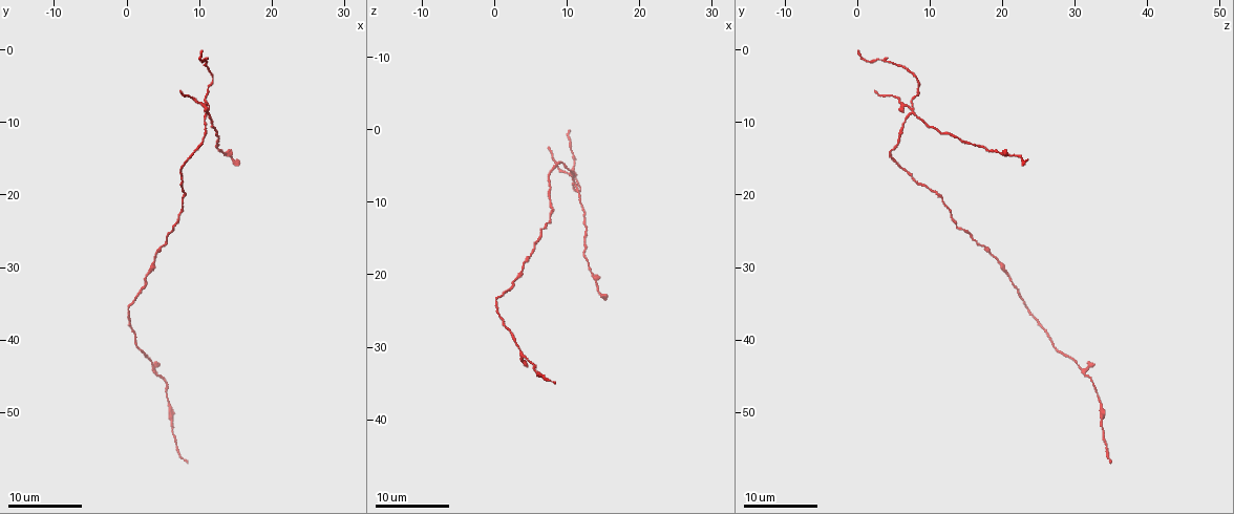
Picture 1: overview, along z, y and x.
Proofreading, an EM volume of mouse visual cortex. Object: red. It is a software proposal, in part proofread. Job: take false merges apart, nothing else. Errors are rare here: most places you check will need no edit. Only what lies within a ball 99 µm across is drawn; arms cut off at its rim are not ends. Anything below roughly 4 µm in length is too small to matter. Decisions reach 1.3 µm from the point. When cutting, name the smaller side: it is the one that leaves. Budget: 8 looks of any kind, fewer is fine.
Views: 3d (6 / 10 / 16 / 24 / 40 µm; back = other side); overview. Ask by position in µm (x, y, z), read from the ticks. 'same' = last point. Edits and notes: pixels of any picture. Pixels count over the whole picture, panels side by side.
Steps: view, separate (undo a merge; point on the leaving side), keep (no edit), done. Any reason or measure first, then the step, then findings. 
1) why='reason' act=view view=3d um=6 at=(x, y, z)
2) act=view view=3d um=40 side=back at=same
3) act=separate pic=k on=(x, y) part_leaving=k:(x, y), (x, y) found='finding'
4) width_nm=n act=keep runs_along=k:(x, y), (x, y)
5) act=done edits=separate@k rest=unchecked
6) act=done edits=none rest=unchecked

why='thin neck' act=view view=3d um=10 at=(7.5, 19.0, 9.5)

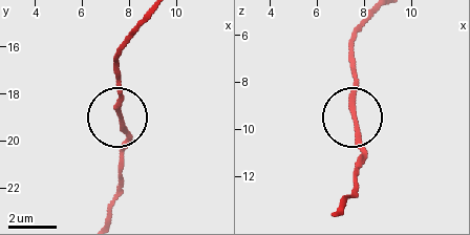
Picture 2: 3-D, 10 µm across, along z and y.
width_nm=180 act=keep runs_along=2:(339, 209), (354, 194), (359, 158), (354, 70) found='continuous, no second cell'

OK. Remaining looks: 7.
why='looks like a crossing' act=view view=3d um=6 at=(11.0, 8.0, 7.5)

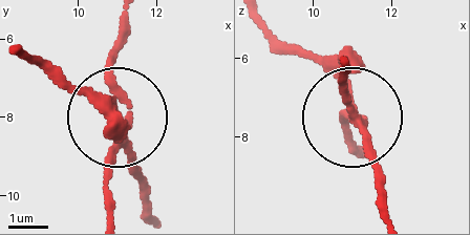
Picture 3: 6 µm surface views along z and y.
act=separate pic=3 on=(120, 137) part_leaving=3:(358, 127), (384, 214) found='two cells meet here'

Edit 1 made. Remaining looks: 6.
why='redraw' act=view view=overview

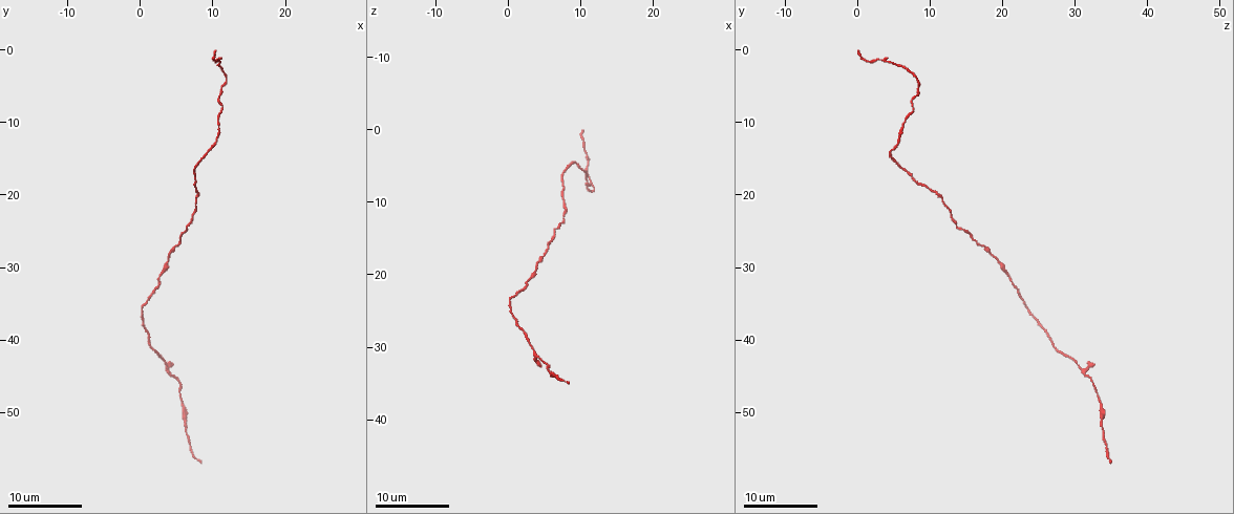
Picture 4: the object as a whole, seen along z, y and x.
why='calibre changes' act=view view=3d um=16 at=(1.5, 34.5, 22.5)

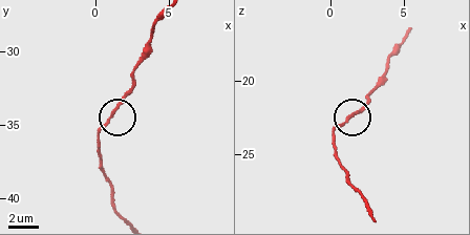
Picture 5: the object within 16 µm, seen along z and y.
act=view view=3d um=16 side=back at=(1.2, 34.0, 22.6)

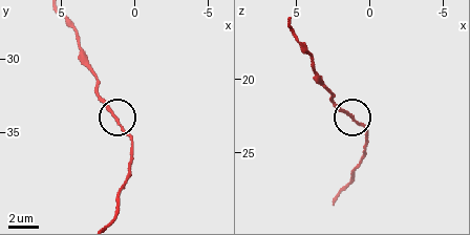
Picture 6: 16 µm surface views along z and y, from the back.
act=keep found='all the same cell'

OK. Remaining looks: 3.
why='calibre changes' act=view view=3d um=10 at=(3.5, 43.5, 30.5)

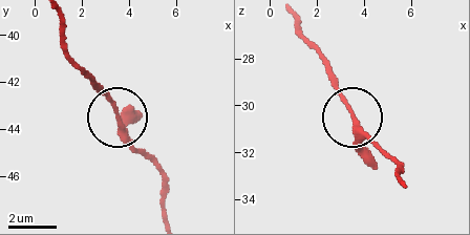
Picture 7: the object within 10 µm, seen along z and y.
act=keep runs_along=7:(297, 18), (353, 119), (397, 163) found='one cell here'

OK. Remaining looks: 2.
act=done edits=separate@3 rest=unchecked

